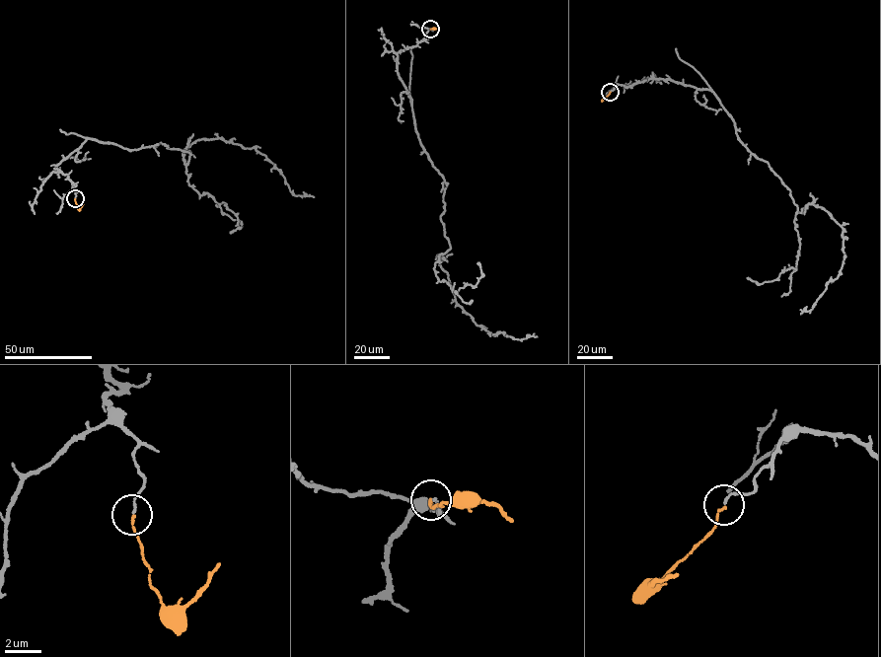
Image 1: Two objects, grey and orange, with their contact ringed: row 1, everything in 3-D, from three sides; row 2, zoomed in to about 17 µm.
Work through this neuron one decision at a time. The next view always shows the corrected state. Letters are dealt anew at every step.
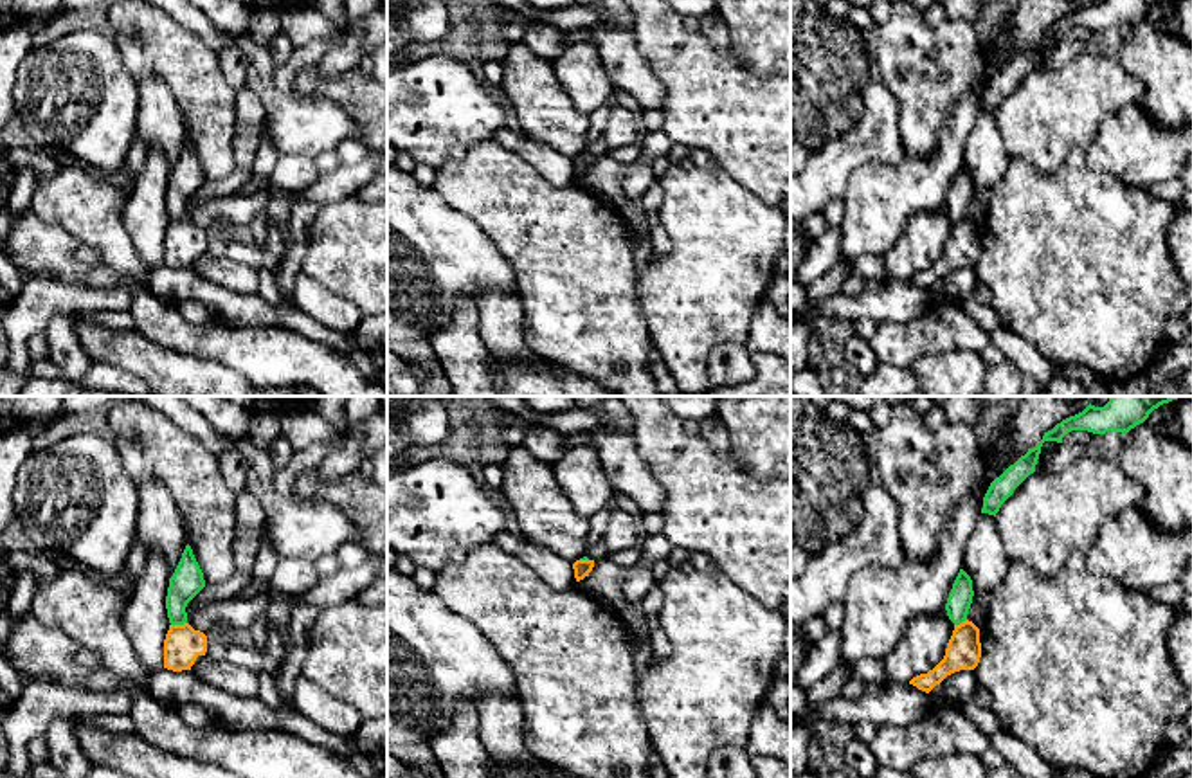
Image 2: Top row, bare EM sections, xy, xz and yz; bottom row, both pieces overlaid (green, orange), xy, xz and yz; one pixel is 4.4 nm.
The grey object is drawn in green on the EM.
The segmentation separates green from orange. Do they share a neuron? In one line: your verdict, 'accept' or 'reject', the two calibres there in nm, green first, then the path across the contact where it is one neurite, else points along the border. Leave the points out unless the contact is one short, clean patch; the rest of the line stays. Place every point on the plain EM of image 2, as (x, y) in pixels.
accept; calibres 140 and 170 nm; way xy (188, 177), (179, 191), (179, 220), (182, 242)

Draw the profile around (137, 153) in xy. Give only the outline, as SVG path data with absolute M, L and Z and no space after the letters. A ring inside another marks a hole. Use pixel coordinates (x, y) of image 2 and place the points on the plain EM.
M135 135L135 139L130 146L124 167L119 175L119 180L122 184L126 184L130 187L133 185L133 182L137 180L137 176L140 175L140 171L146 164L148 153L149 153L148 146L142 142L142 139L139 135Z

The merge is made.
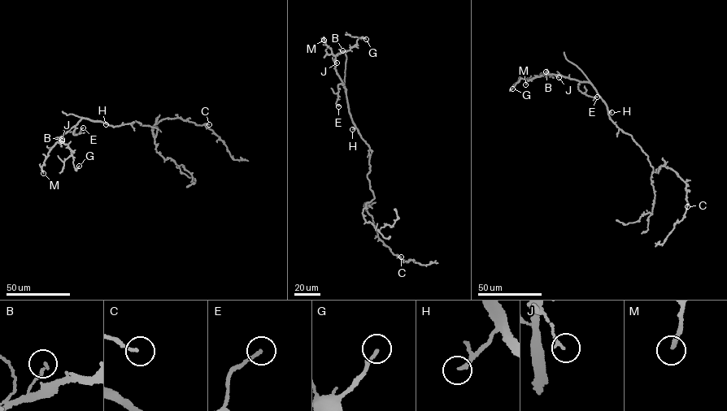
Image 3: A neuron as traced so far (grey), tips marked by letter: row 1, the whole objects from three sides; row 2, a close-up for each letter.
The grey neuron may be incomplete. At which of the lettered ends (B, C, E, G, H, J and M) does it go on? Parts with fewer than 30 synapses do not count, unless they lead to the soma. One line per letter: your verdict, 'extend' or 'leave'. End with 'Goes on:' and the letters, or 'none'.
B: leave
C: leave
E: leave
G: leave
H: leave
J: leave
M: leave
Goes on: none

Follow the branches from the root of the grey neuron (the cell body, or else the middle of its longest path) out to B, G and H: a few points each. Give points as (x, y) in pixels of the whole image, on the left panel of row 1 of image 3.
B: (140, 123), (136, 121), (113, 127), (83, 118), (58, 141), (62, 140)
G: (140, 123), (136, 121), (113, 127), (82, 118), (58, 141), (67, 144), (72, 153), (74, 167), (79, 166)
H: (140, 123), (136, 121), (115, 127), (106, 124)

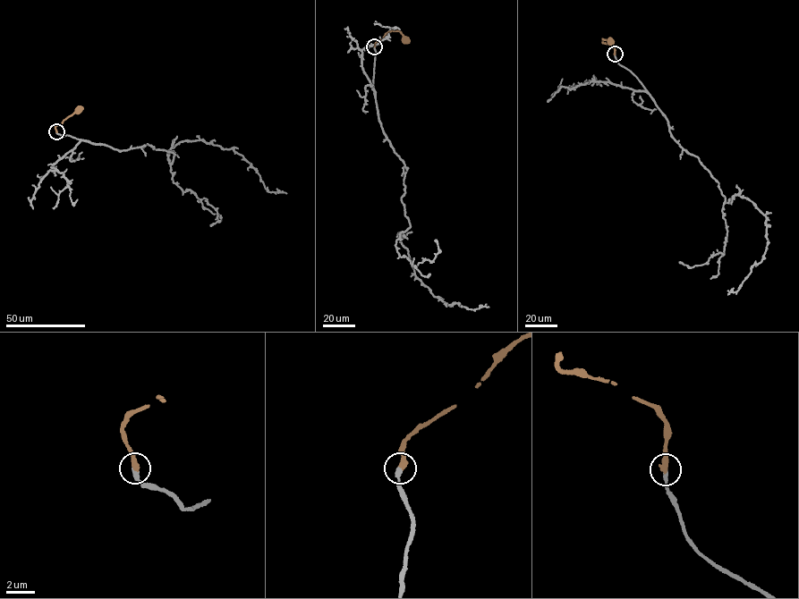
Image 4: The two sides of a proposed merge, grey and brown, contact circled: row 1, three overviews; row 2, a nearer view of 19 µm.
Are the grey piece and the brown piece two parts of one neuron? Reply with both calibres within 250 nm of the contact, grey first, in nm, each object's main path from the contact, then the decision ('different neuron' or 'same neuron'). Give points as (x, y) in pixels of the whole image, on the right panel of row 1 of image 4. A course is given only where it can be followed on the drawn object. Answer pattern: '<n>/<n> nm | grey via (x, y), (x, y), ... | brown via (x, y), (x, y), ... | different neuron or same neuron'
280/400 nm | grey via (615, 54), (665, 114), (675, 139), (718, 181), (725, 203), (738, 195), (765, 215), (764, 255), (727, 295) | brown via (615, 54), (614, 47), (602, 40), (610, 41) | same neuron

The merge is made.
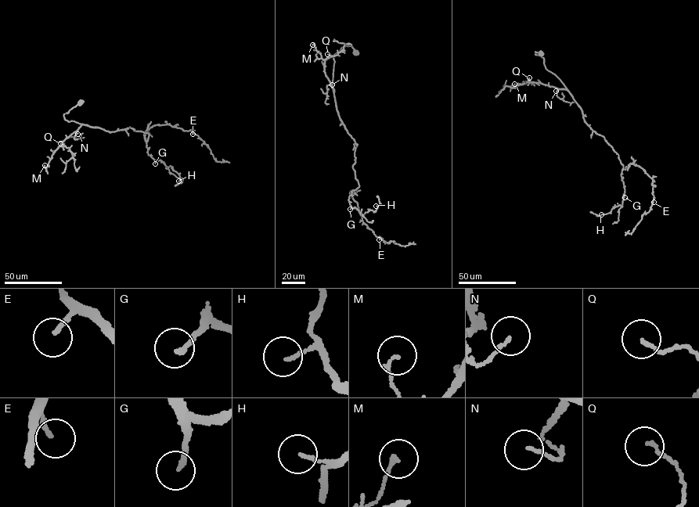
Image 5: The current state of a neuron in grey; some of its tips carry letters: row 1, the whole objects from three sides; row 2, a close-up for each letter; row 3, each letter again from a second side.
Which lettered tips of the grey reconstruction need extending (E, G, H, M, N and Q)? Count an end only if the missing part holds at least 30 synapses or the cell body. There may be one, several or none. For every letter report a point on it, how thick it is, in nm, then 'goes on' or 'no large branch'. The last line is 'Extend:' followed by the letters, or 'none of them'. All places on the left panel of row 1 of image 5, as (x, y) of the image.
E: (192, 134) | 180 nm | no large branch
G: (155, 163) | 140 nm | goes on
H: (178, 181) | 120 nm | no large branch
M: (45, 165) | 110 nm | no large branch
N: (77, 134) | 120 nm | no large branch
Q: (60, 143) | 110 nm | no large branch
Extend: G

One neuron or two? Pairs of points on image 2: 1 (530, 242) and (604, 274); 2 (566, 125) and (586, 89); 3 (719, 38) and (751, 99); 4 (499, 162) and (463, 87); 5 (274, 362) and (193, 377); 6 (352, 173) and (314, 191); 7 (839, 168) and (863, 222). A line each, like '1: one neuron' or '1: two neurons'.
1: one neuron
2: two neurons
3: two neurons
4: two neurons
5: two neurons
6: one neuron
7: two neurons

